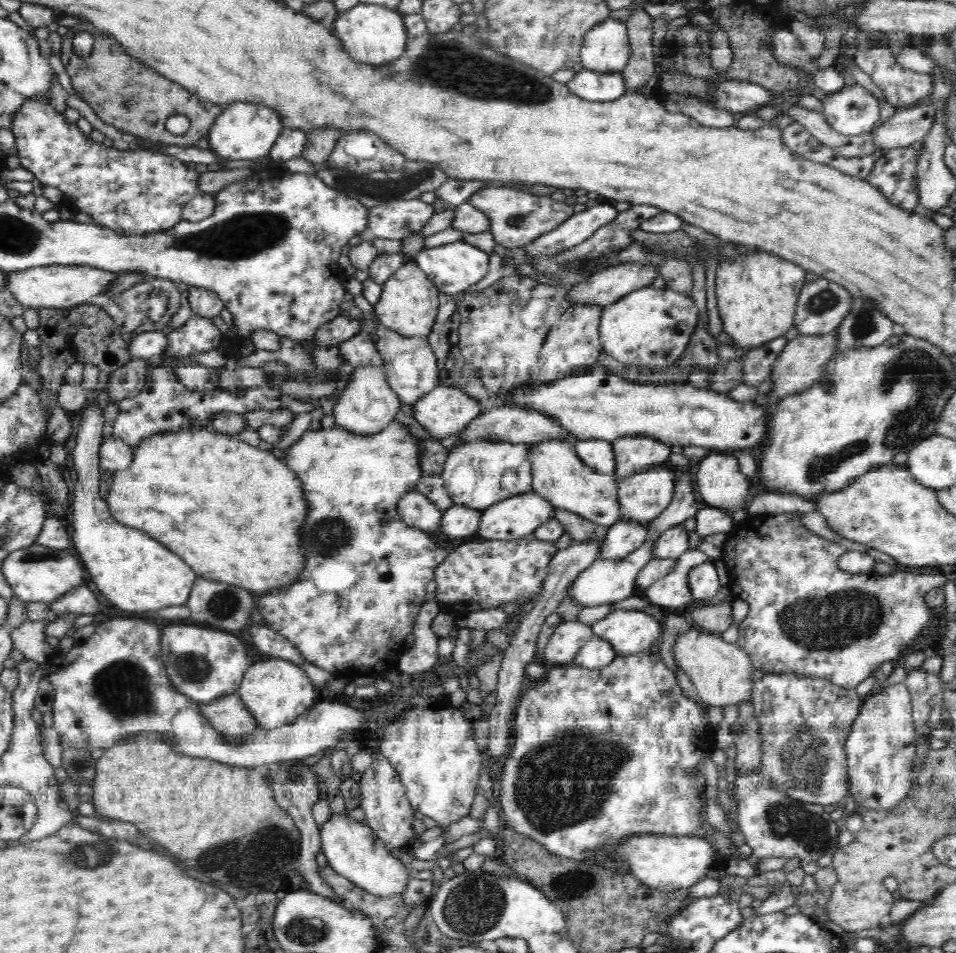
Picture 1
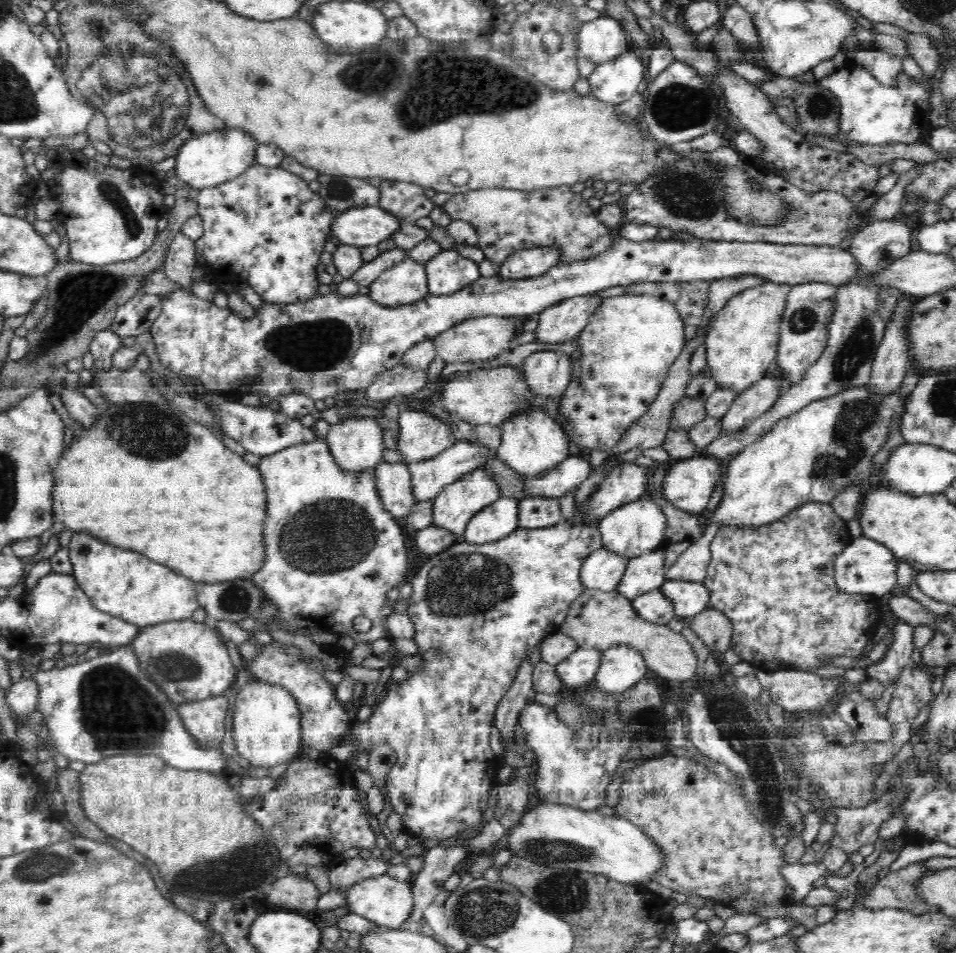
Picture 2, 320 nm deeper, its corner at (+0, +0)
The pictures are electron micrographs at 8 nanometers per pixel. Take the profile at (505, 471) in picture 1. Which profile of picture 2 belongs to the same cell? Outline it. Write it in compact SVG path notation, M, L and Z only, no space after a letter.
M481 467L471 470L462 478L458 478L456 482L442 488L436 498L432 500L432 525L445 528L448 532L453 532L461 538L471 517L480 512L485 505L498 500L500 496L502 494L499 491L499 483L491 477L490 471L482 470Z

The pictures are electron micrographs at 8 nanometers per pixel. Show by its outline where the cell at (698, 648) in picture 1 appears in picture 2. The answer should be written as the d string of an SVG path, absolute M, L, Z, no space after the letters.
M597 588L584 589L568 609L566 618L558 628L558 632L574 638L578 647L598 649L602 652L618 644L628 644L636 648L644 658L650 673L664 680L694 679L696 672L696 653L682 633L674 632L666 625L646 622L640 618L632 600L618 594L617 589L604 592Z

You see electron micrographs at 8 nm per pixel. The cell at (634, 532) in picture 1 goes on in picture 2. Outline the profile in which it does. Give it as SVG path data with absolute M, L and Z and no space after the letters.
M603 546L594 550L581 566L580 580L583 586L610 592L617 588L630 558L620 556Z

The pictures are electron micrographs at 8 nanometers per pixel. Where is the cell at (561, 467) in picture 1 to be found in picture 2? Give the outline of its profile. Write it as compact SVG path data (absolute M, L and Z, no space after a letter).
M528 409L526 413L518 413L511 420L504 421L500 429L501 446L498 448L496 457L528 480L550 472L571 455L571 444L565 437L561 425L542 409L531 411Z

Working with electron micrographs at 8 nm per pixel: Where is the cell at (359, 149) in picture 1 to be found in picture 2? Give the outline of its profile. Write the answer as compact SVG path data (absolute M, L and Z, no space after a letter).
M382 180L379 190L381 194L377 206L399 216L403 223L415 223L436 208L420 185Z

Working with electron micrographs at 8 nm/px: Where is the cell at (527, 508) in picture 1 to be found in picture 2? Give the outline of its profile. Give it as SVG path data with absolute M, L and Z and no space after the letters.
M502 495L471 517L461 540L486 544L507 537L518 528L519 501Z

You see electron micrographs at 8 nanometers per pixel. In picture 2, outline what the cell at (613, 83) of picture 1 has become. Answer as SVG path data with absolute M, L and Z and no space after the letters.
M634 50L618 58L600 63L588 77L590 94L602 102L622 104L637 92L640 82L645 80L647 62Z

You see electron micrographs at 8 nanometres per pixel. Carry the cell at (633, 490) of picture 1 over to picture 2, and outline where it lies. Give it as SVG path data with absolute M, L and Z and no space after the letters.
M646 494L641 498L618 506L610 514L606 514L596 524L602 535L604 548L625 556L625 558L638 558L646 550L653 550L659 547L667 529L667 518L663 513L660 504L656 503L650 495Z

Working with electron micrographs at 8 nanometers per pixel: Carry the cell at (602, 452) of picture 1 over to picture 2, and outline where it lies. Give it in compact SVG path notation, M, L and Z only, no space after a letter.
M570 455L555 469L528 480L521 476L523 492L536 497L557 498L576 490L590 476L592 465L581 455Z

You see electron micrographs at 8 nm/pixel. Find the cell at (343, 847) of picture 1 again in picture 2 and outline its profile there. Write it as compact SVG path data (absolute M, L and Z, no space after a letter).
M377 875L374 880L364 878L362 882L353 883L345 892L350 912L359 914L384 929L400 929L409 920L408 916L412 914L415 904L406 881L398 882L388 876Z

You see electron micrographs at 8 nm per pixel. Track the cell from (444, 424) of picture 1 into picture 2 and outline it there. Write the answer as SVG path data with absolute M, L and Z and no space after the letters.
M403 407L398 424L398 452L407 465L428 460L457 442L452 425L446 425L426 411Z

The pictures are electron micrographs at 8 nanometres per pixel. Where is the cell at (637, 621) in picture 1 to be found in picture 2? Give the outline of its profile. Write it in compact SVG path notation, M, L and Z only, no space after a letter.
M618 644L603 652L602 662L594 678L600 691L624 693L647 676L644 658L636 648Z

